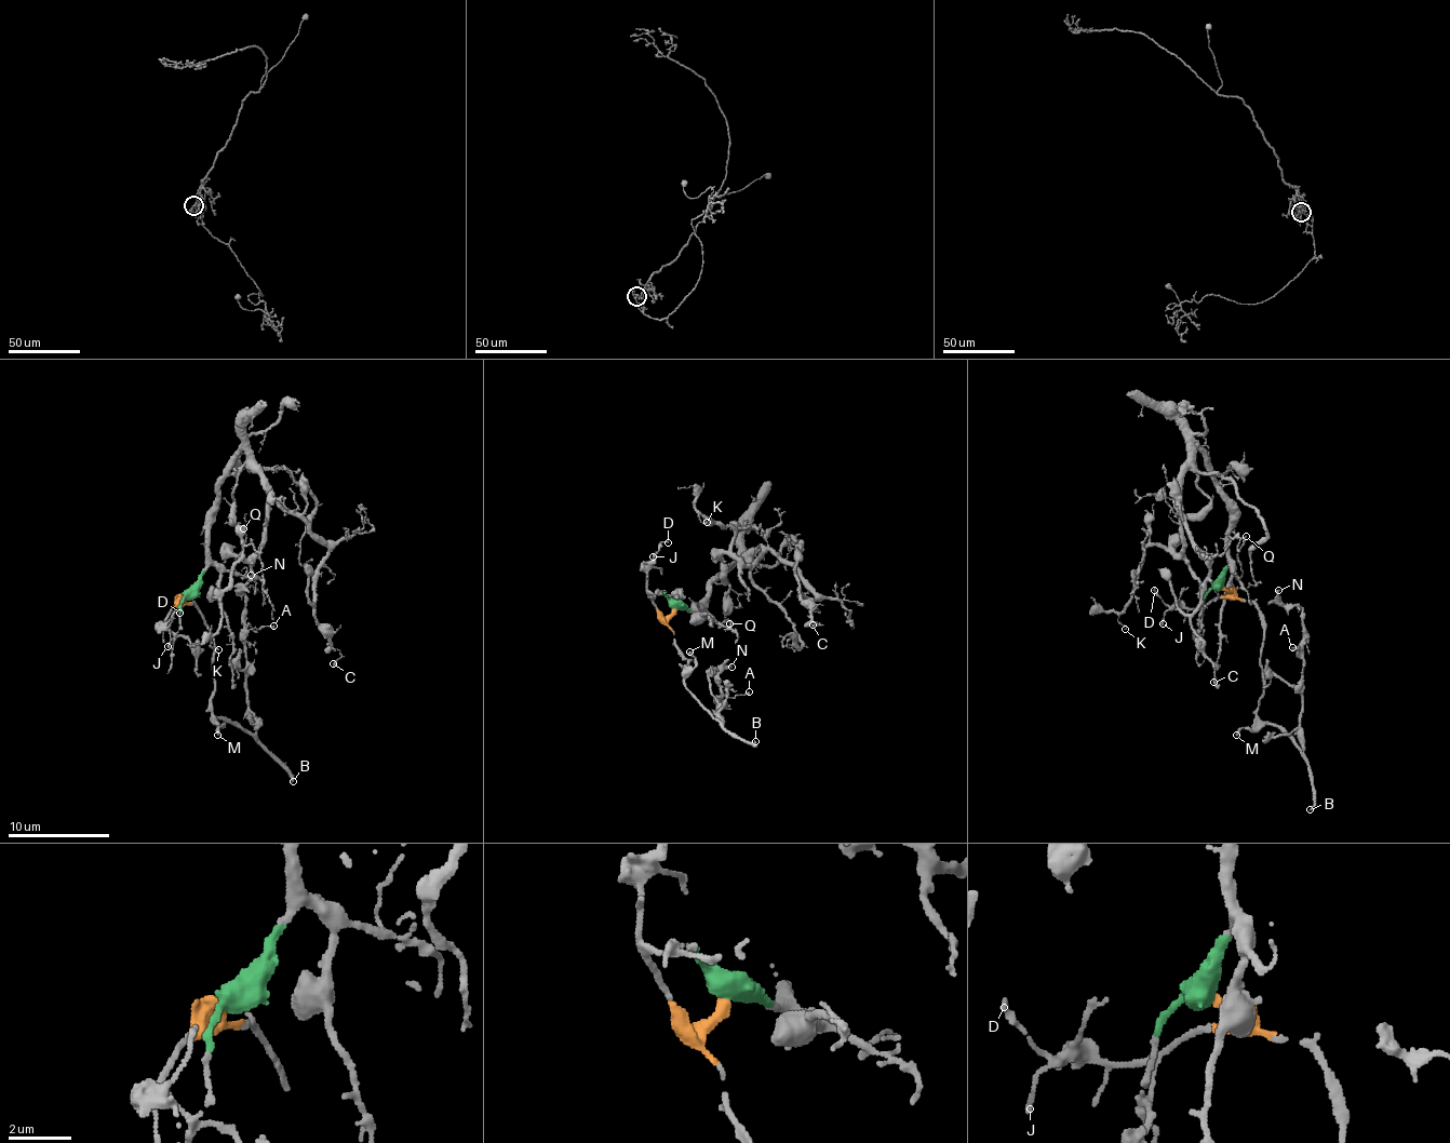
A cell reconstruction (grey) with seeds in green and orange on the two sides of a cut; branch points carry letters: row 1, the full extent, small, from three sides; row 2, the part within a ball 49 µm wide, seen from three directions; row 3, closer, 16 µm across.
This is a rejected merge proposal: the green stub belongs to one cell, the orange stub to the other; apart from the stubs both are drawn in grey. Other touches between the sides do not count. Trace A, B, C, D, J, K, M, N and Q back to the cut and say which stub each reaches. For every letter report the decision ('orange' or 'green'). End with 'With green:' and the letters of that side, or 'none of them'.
A: orange
B: orange
C: green
D: orange
J: orange
K: green
M: orange
N: orange
Q: green
With green: C, K, Q

